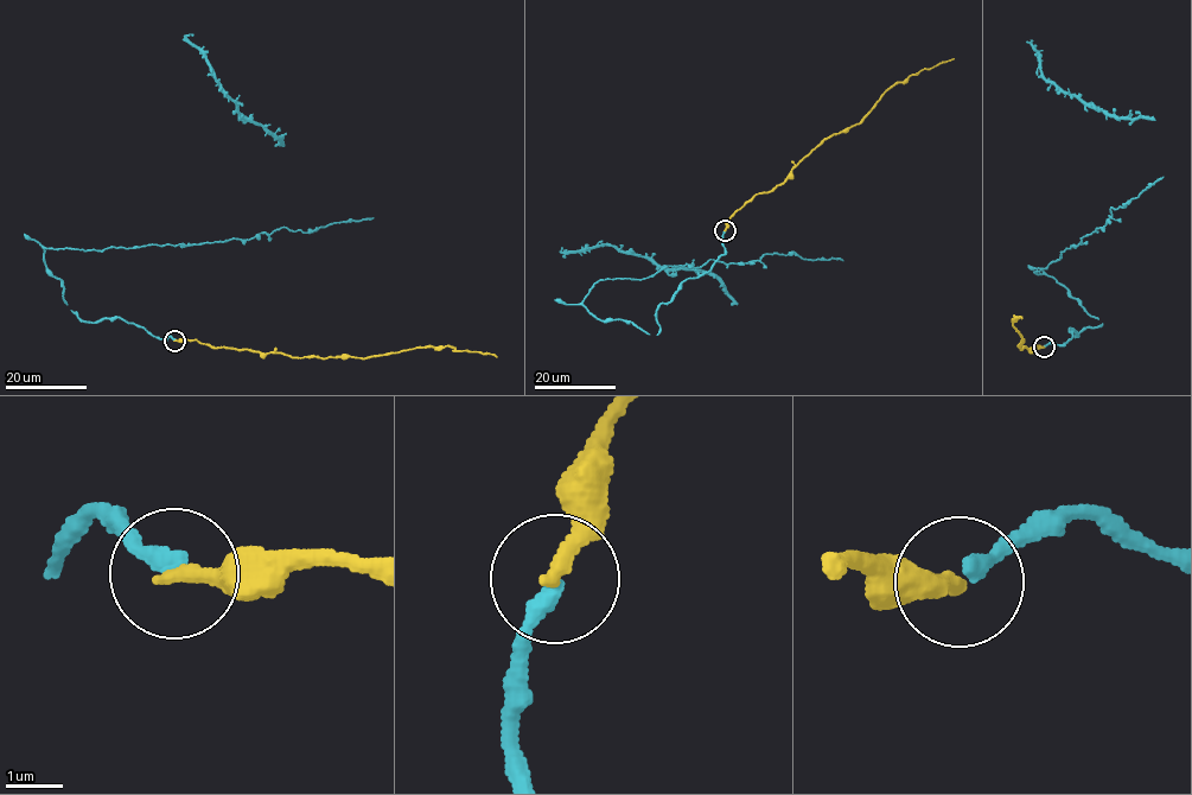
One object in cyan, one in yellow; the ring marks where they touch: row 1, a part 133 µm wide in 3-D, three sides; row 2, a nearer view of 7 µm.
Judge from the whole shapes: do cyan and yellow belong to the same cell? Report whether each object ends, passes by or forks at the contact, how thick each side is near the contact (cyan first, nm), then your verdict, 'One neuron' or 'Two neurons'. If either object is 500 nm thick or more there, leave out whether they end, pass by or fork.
At the ring cyan ends. At the ring yellow ends. Thickness 300 nm (cyan) against 280 nm. One neuron

